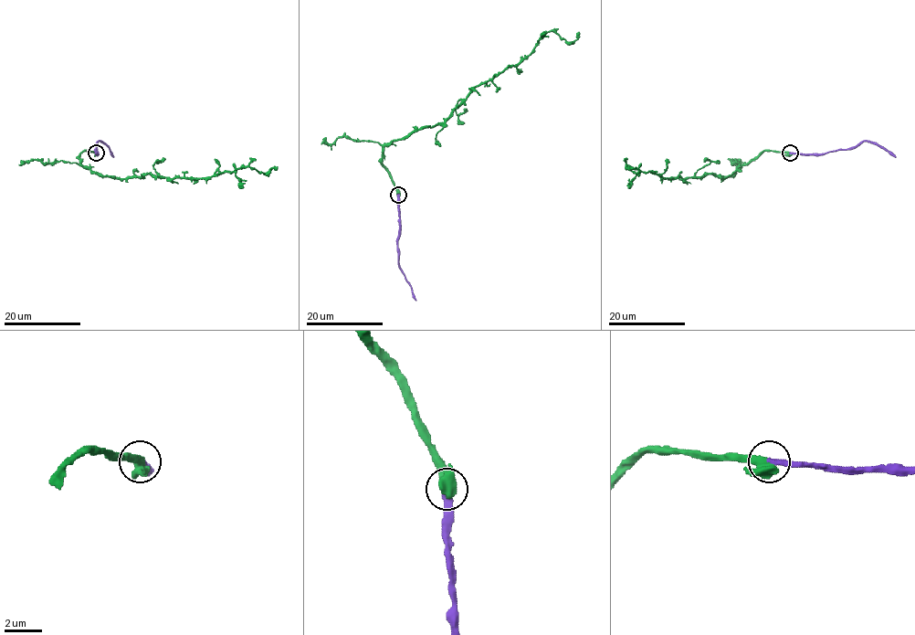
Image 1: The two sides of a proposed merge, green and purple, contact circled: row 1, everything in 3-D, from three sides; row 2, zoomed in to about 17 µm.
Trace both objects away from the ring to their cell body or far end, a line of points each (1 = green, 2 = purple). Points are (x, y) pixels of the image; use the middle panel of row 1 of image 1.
1: (398, 194), (382, 164), (385, 145), (441, 124), (476, 87), (519, 65), (546, 33), (569, 43), (579, 32)
2: (398, 194), (398, 265), (415, 301)

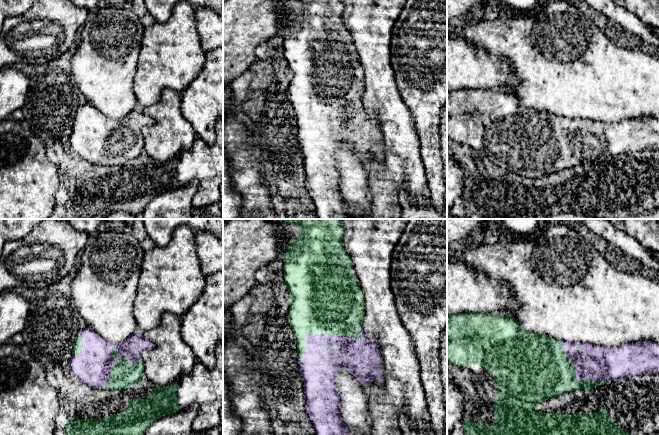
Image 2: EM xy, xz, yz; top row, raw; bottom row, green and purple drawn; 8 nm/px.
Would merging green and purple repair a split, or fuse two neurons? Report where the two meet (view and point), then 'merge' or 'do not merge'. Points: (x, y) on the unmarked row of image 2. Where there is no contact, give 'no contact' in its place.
xz (325, 109) | merge

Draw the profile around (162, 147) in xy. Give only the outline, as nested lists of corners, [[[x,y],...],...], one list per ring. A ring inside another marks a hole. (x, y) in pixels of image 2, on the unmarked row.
[[[164,89],[157,103],[141,110],[155,120],[152,126],[142,128],[144,151],[153,160],[168,162],[191,147],[196,133],[182,115],[181,93]]]

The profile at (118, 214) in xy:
[[[116,211],[108,214],[104,219],[143,219],[123,211]]]

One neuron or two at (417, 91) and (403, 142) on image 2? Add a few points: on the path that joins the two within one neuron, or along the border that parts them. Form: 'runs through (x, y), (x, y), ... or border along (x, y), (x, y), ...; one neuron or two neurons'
border along (400, 93), (409, 109), (413, 126), (418, 136); two neurons

